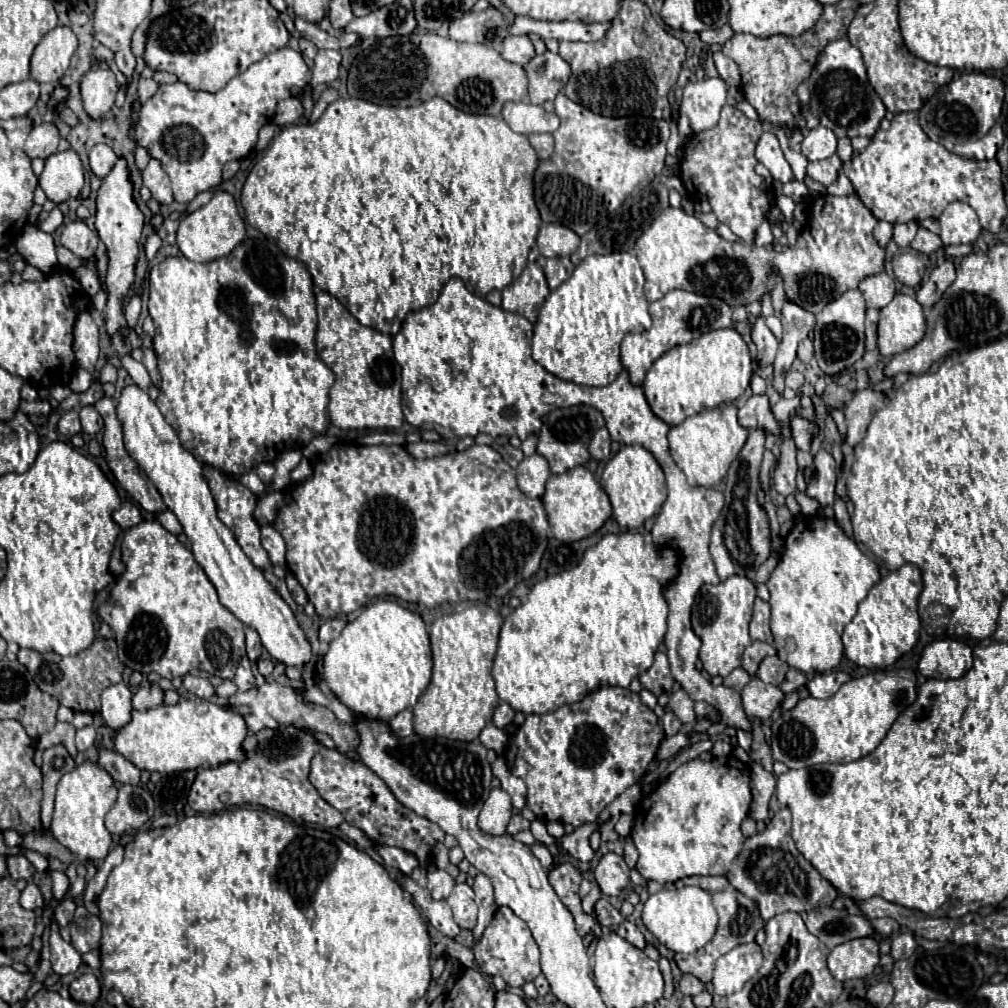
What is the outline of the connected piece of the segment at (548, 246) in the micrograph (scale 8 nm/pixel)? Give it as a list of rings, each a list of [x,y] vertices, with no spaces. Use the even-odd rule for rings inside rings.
[[[542,224],[536,238],[536,246],[540,254],[546,258],[570,256],[572,252],[576,252],[578,244],[580,244],[578,234],[560,224]]]

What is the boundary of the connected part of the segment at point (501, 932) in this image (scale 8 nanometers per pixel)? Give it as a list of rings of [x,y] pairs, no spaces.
[[[498,908],[490,926],[486,928],[480,942],[474,946],[476,962],[480,970],[488,976],[502,976],[508,986],[522,988],[526,982],[532,982],[540,974],[540,952],[534,944],[534,938],[530,934],[530,928],[524,920],[520,920],[512,910]]]

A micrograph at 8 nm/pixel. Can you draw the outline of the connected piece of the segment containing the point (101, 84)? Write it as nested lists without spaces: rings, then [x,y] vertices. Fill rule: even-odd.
[[[92,68],[82,76],[80,82],[80,94],[82,94],[82,106],[92,118],[102,118],[112,106],[118,92],[116,76],[112,70]]]

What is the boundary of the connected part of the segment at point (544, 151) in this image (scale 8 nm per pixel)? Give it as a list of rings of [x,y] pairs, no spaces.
[[[530,134],[528,140],[530,140],[530,144],[536,150],[536,156],[540,160],[546,160],[546,158],[552,156],[552,152],[554,152],[554,138],[552,138],[552,134]]]

